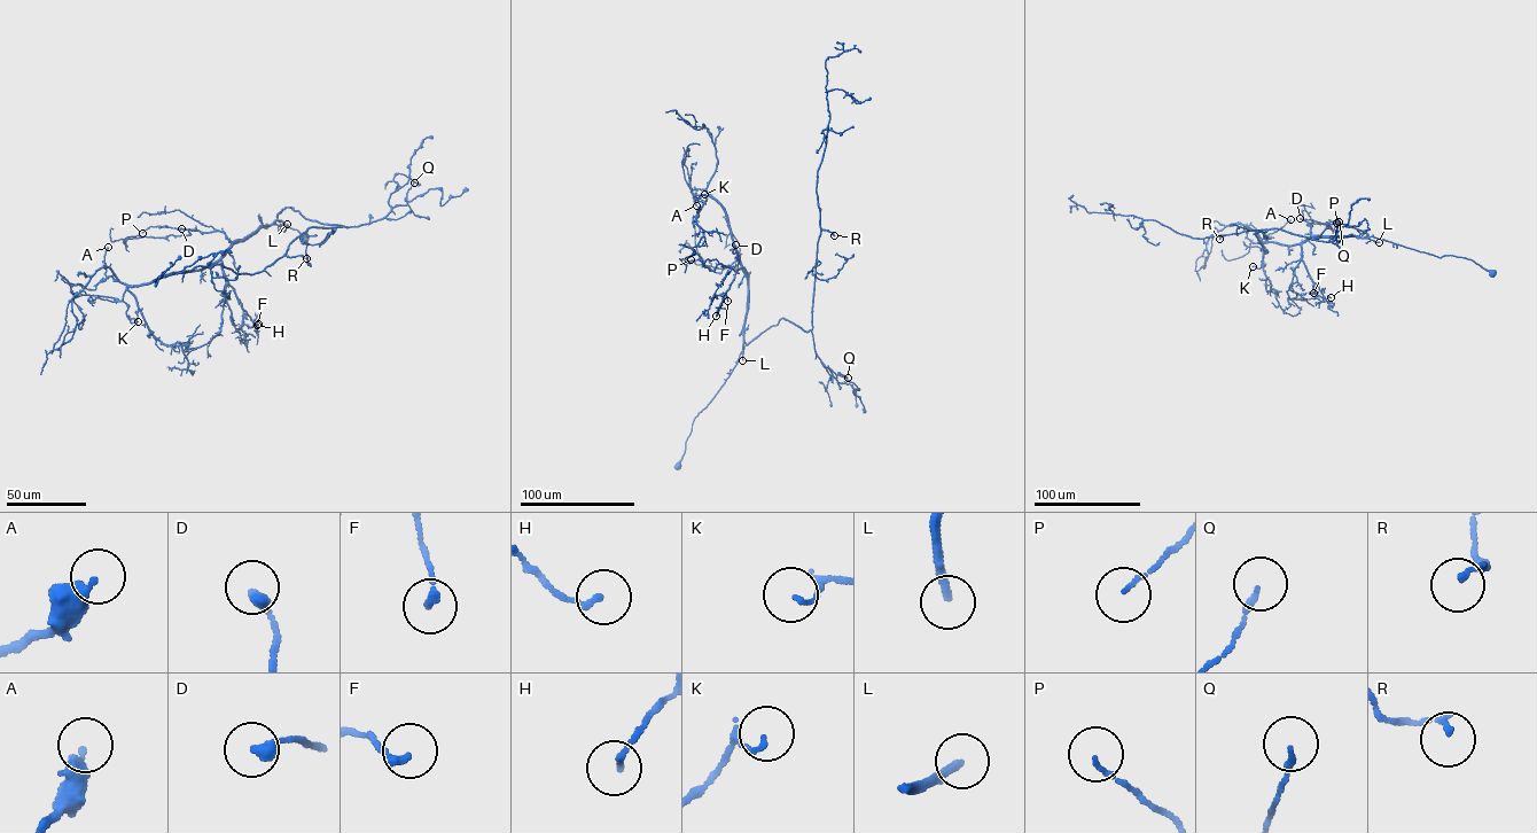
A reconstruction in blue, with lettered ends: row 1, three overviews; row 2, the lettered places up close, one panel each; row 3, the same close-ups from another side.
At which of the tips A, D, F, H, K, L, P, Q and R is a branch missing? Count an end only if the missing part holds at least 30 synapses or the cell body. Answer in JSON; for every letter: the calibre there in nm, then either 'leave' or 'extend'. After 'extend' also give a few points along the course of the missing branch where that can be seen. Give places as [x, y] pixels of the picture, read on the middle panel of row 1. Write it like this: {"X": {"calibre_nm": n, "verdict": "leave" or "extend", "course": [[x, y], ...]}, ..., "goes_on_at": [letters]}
{"A": {"calibre_nm": 360, "verdict": "leave"}, "D": {"calibre_nm": 300, "verdict": "leave"}, "F": {"calibre_nm": 200, "verdict": "leave"}, "H": {"calibre_nm": 160, "verdict": "leave"}, "K": {"calibre_nm": 100, "verdict": "leave"}, "L": {"calibre_nm": 200, "verdict": "extend", "course": [[742, 360], [744, 374], [753, 388], [767, 399], [774, 396]]}, "P": {"calibre_nm": 100, "verdict": "leave"}, "Q": {"calibre_nm": 160, "verdict": "leave"}, "R": {"calibre_nm": 150, "verdict": "leave"}, "goes_on_at": ["L"]}

